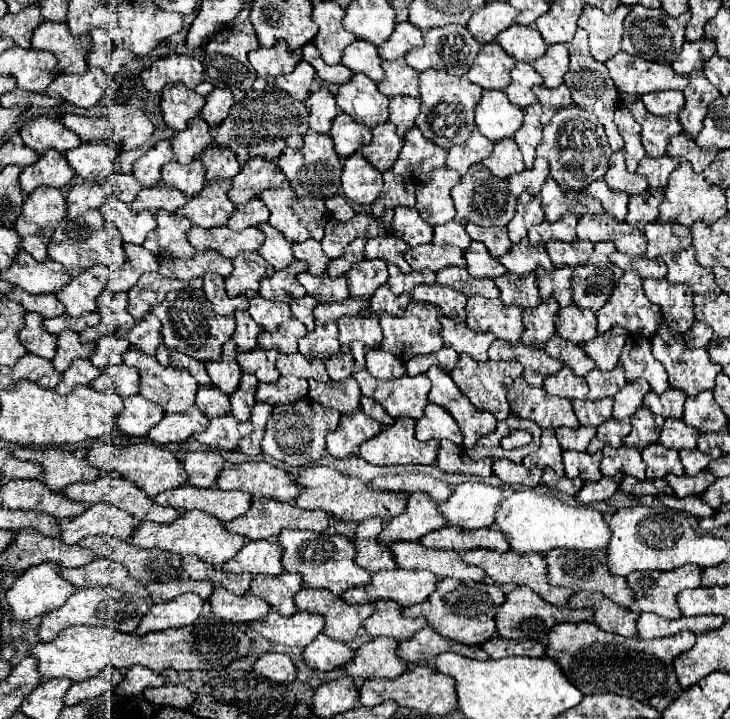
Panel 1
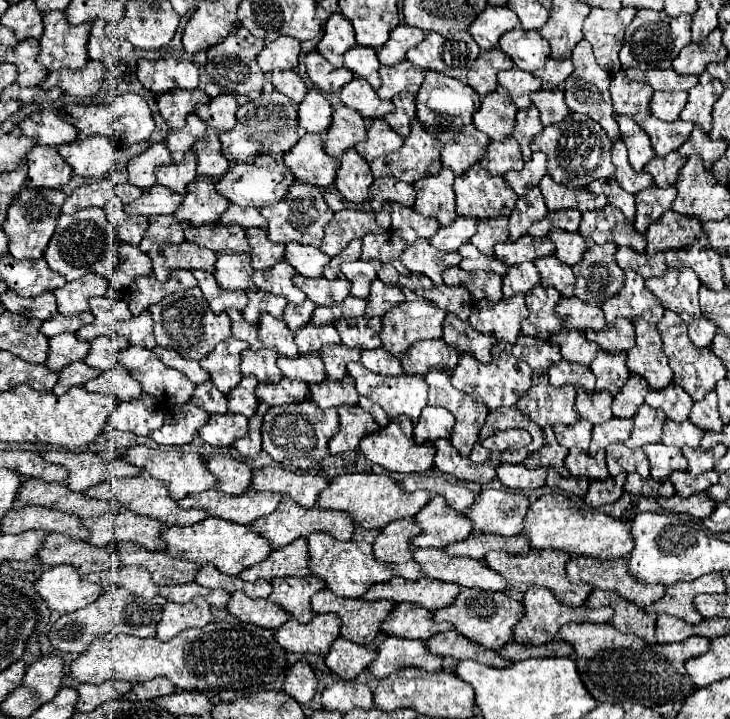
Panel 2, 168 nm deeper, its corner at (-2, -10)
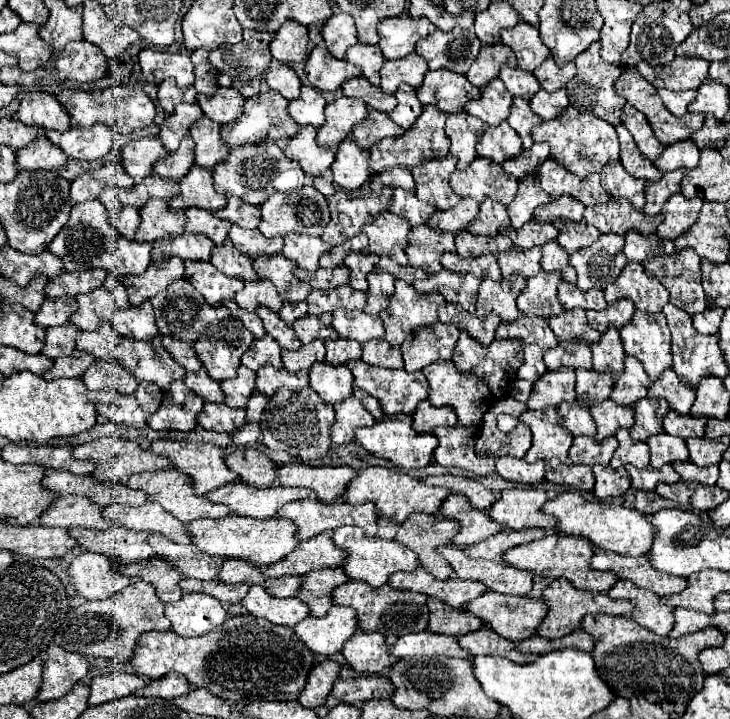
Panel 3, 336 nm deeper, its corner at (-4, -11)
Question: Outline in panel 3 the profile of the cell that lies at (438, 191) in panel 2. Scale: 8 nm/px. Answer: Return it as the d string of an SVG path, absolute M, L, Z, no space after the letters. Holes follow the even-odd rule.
M449 154L443 160L431 160L413 168L415 178L415 196L433 204L437 210L449 210L457 204L457 194L449 186L449 176L455 170L455 158Z

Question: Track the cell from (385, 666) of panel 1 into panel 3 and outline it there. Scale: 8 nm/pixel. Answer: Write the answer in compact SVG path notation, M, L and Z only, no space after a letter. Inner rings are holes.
M415 632L415 634L403 634L397 638L397 642L391 646L391 654L405 658L405 656L433 656L443 654L449 658L469 658L469 652L465 652L455 636L441 636L441 634L429 634L429 632Z

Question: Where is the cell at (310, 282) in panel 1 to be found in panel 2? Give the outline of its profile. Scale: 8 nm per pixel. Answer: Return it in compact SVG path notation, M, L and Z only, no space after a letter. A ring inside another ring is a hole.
M295 275L293 277L293 283L315 303L315 305L337 305L341 303L347 295L349 295L349 279L335 279L335 281L329 281L325 277L319 277L319 279L309 279L309 277L303 277L303 275Z

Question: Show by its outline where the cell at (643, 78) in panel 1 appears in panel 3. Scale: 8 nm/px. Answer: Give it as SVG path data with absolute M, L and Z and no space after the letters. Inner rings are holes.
M675 58L671 64L651 68L647 64L637 64L637 70L655 86L667 90L695 90L707 80L709 62L701 58Z

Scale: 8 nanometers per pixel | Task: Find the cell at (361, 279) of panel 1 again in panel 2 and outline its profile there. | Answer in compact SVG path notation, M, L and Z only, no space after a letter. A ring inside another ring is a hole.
M353 261L343 263L341 271L351 281L351 295L355 297L367 297L369 285L377 277L377 269L381 267L381 261Z

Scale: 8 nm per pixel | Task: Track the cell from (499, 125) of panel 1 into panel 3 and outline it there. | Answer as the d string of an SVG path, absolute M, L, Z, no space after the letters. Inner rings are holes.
M495 78L489 82L487 88L483 88L479 100L471 100L465 104L465 112L483 120L489 126L495 126L507 120L511 110L511 100L513 96L505 88L505 84L499 78Z

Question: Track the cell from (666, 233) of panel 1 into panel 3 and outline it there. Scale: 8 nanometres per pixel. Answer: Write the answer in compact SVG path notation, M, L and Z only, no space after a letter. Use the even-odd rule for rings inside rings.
M673 194L661 210L663 222L657 228L657 236L661 240L675 240L683 232L687 232L697 222L701 206L703 200L697 198L687 200L683 194Z

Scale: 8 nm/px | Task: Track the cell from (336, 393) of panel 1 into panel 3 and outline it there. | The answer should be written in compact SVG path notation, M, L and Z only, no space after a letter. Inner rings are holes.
M319 362L311 366L309 378L311 388L317 390L327 404L337 404L353 396L353 374L347 366L329 366Z

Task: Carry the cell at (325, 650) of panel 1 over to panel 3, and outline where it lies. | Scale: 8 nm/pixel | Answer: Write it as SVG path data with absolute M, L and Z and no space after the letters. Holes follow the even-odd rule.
M355 632L345 642L343 656L349 668L353 668L359 674L379 674L397 662L397 658L391 656L385 644L385 638L377 632L373 634Z

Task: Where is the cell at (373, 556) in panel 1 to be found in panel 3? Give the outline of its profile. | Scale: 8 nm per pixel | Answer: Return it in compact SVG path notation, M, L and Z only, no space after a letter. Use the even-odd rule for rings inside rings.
M413 514L399 526L395 540L417 554L421 568L425 568L435 578L447 580L453 570L435 552L435 548L447 544L457 534L457 526L459 524L455 520L447 520L435 514Z

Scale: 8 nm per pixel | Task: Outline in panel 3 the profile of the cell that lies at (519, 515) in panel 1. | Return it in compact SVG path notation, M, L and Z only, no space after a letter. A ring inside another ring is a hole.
M561 492L553 500L547 500L541 506L541 512L557 520L555 534L581 536L589 540L593 548L619 552L621 556L643 556L651 548L651 540L653 540L651 522L647 520L645 514L625 506L615 506L601 500L585 500L581 492Z

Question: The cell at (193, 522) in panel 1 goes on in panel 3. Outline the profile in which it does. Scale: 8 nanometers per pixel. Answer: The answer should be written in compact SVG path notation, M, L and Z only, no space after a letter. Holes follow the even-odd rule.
M233 514L225 518L217 518L217 520L209 520L209 518L193 520L187 524L187 532L193 538L193 544L201 552L207 552L213 556L225 556L225 558L253 560L253 564L257 564L259 568L279 562L299 542L295 538L297 526L291 520L277 520L277 518L253 520L253 518L243 518L243 516L233 516Z

